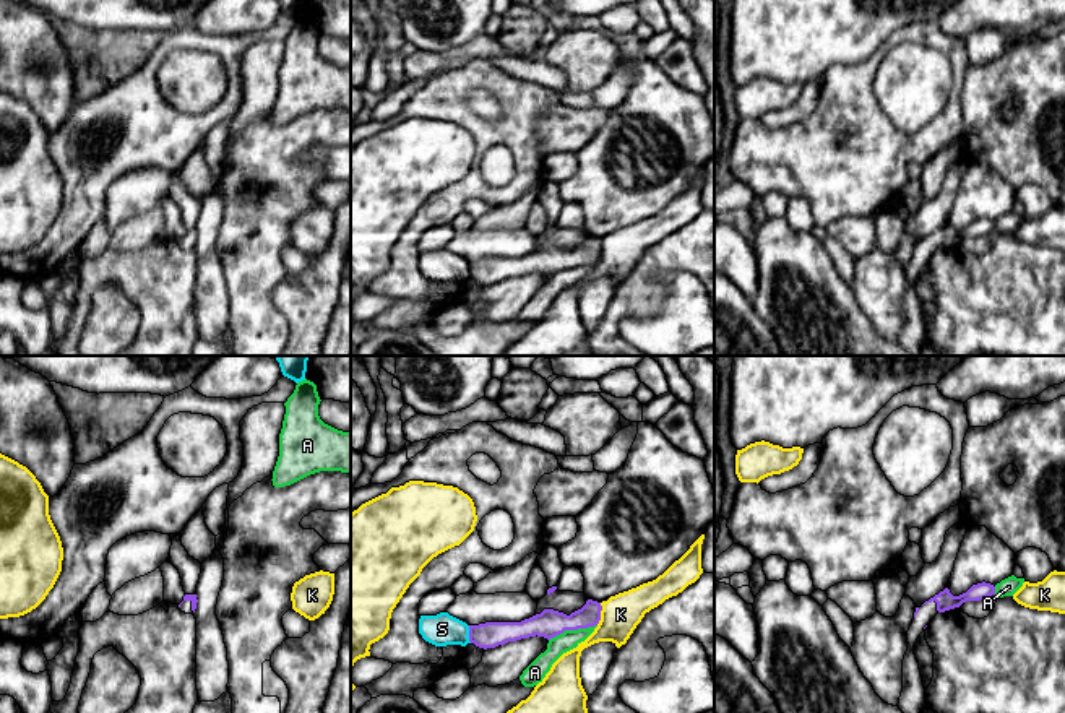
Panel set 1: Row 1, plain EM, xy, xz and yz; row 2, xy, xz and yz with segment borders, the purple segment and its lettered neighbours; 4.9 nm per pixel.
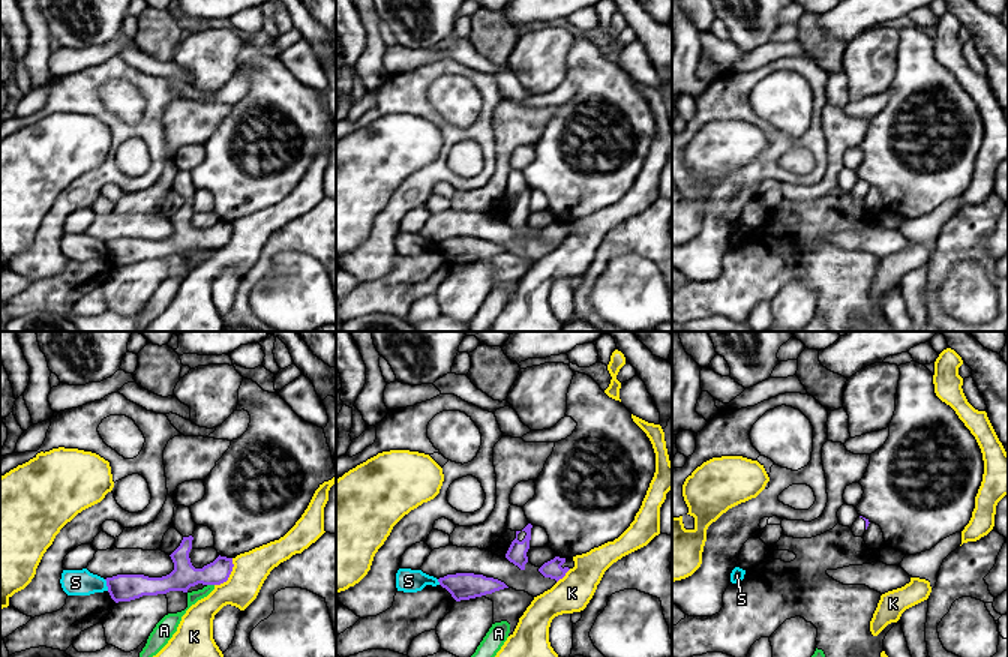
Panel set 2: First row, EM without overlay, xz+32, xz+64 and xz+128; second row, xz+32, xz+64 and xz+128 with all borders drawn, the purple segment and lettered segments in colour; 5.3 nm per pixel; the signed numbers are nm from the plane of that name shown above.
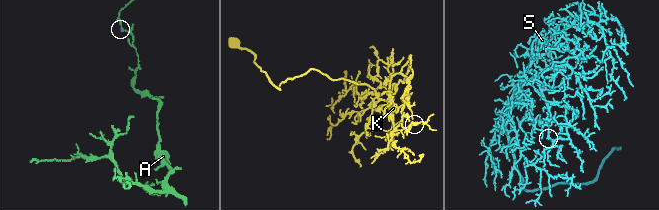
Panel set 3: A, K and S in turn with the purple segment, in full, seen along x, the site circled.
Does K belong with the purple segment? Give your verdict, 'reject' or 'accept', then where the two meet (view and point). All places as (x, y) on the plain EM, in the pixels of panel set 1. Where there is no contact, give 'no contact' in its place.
reject; meets purple in xz at (599, 250)

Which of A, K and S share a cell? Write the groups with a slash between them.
A / K / S

